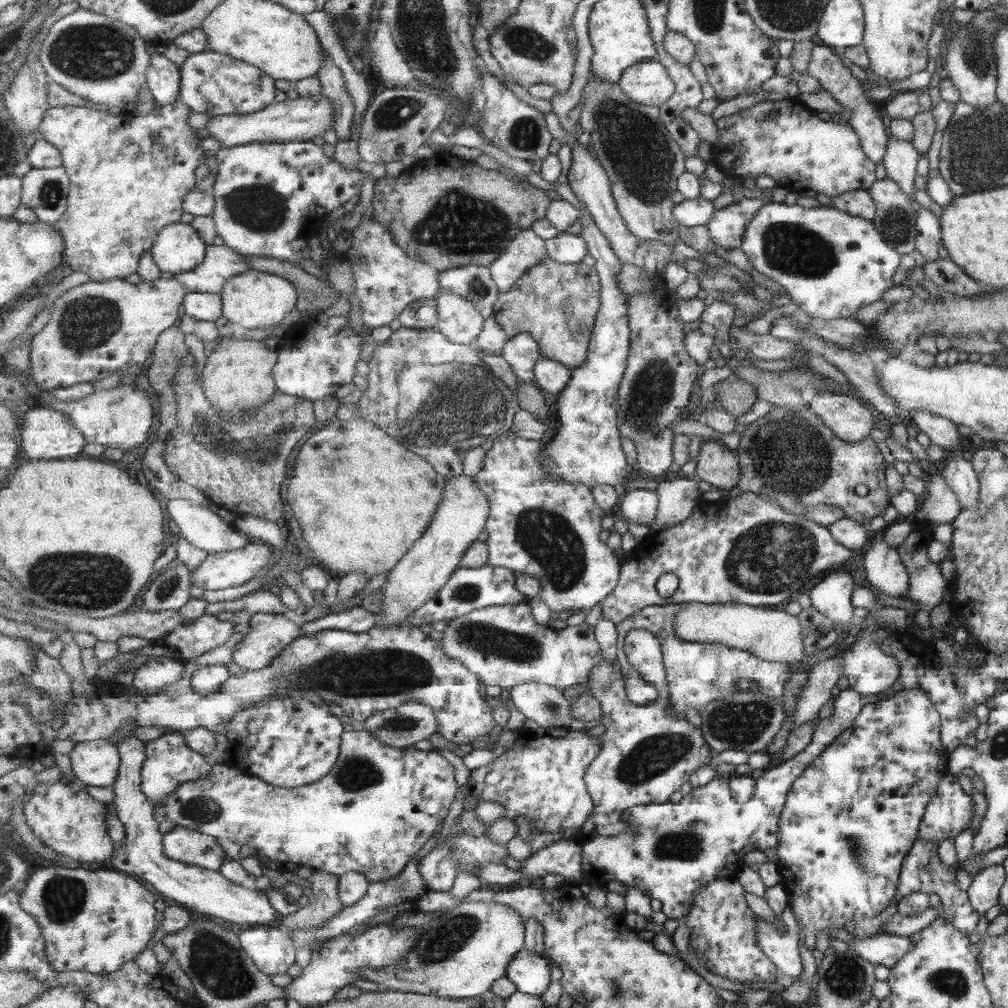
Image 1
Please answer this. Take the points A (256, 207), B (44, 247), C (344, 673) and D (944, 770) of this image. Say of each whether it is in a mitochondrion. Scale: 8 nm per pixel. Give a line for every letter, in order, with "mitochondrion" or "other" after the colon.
A: mitochondrion
B: other
C: mitochondrion
D: other

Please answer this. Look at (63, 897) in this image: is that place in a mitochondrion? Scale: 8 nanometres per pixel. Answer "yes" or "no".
yes

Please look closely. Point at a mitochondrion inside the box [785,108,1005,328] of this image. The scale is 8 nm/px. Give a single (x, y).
(896, 224)

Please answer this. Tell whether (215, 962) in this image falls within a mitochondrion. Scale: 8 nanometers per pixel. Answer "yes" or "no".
yes

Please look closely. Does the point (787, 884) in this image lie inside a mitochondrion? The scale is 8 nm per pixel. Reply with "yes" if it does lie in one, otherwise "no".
no

